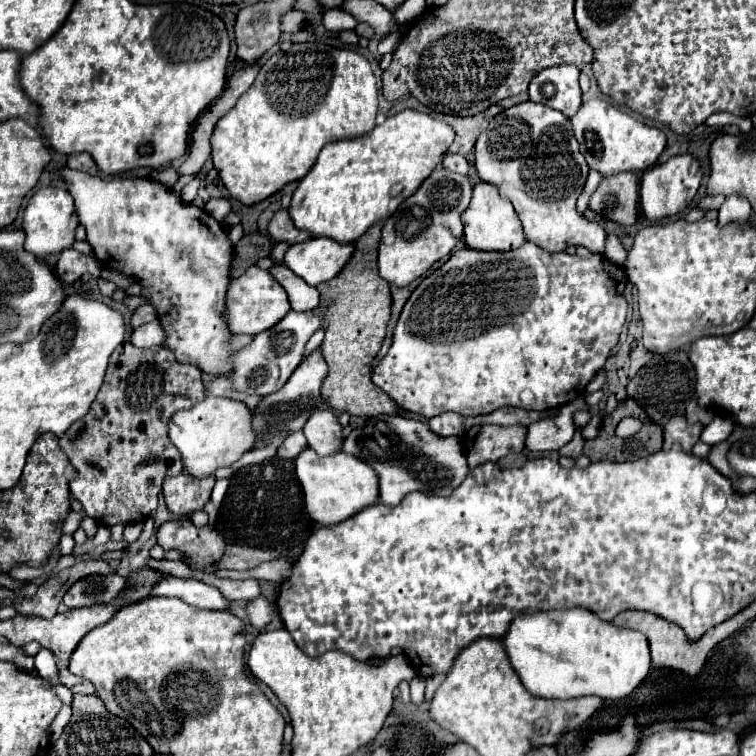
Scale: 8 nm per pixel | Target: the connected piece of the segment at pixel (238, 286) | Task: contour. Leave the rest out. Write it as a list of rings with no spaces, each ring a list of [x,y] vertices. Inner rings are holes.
[[[250,267],[246,273],[232,281],[228,289],[228,301],[226,301],[226,321],[232,329],[232,333],[248,333],[258,335],[270,327],[274,327],[286,313],[290,311],[288,295],[282,285],[270,275],[270,271],[264,271],[260,267]]]

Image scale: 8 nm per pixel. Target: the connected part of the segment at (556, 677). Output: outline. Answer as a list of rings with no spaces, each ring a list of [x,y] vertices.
[[[582,607],[518,615],[510,625],[504,645],[524,687],[544,699],[598,695],[618,701],[628,697],[650,671],[650,649],[642,633],[612,627],[612,623],[600,621]]]

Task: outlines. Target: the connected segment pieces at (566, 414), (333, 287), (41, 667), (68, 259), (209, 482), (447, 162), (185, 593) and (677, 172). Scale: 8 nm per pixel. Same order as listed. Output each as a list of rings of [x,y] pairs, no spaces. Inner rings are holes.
[[[574,399],[572,403],[566,403],[556,417],[532,423],[528,427],[526,447],[530,451],[558,451],[560,447],[564,447],[576,431],[572,415],[580,409],[588,411],[588,405],[584,403],[584,399]]]
[[[376,223],[356,241],[356,251],[342,273],[334,279],[318,285],[320,303],[328,303],[324,315],[326,337],[322,341],[322,355],[328,363],[328,377],[322,385],[322,399],[334,411],[348,411],[350,415],[382,415],[400,413],[400,407],[382,389],[372,383],[372,361],[378,355],[386,325],[390,319],[390,285],[378,275],[378,245],[380,245],[380,225]]]
[[[42,649],[34,659],[36,659],[36,671],[42,679],[48,679],[48,681],[54,681],[56,685],[62,685],[58,679],[58,665],[54,661],[54,655],[50,655],[50,651]]]
[[[66,249],[62,251],[62,257],[56,265],[56,275],[62,283],[72,285],[74,281],[78,281],[84,273],[92,273],[94,277],[100,277],[100,267],[96,265],[96,257],[94,255],[82,255],[74,249]]]
[[[182,471],[176,477],[166,477],[162,483],[162,493],[168,511],[176,515],[186,515],[192,511],[200,511],[212,493],[216,479],[214,477],[192,477],[186,471]]]
[[[446,155],[442,161],[442,167],[458,175],[468,175],[468,163],[462,155]]]
[[[166,577],[152,589],[154,597],[180,597],[182,601],[196,605],[200,609],[224,611],[230,607],[230,601],[212,585],[206,585],[198,579],[178,579]]]
[[[688,153],[674,155],[666,163],[646,169],[642,175],[642,181],[640,181],[640,209],[642,209],[644,217],[650,221],[658,221],[658,219],[672,217],[672,215],[678,215],[680,211],[684,211],[690,205],[690,201],[696,197],[702,175],[704,175],[704,171],[700,167],[700,161]]]

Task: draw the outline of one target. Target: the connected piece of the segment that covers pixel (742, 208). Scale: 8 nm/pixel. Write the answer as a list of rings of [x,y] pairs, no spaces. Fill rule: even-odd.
[[[730,195],[726,197],[726,201],[722,203],[722,207],[718,209],[718,225],[726,225],[732,221],[748,221],[752,213],[752,207],[748,203],[746,197],[742,195]]]

